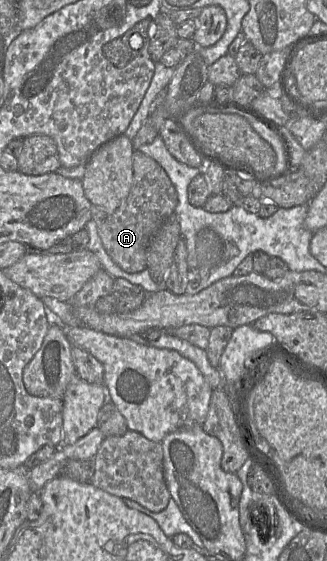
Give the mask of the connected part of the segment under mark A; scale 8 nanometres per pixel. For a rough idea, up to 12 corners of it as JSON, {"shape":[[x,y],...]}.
{"shape":[[135,150],[133,183],[113,212],[91,206],[107,254],[147,266],[153,235],[178,197],[164,169]]}

